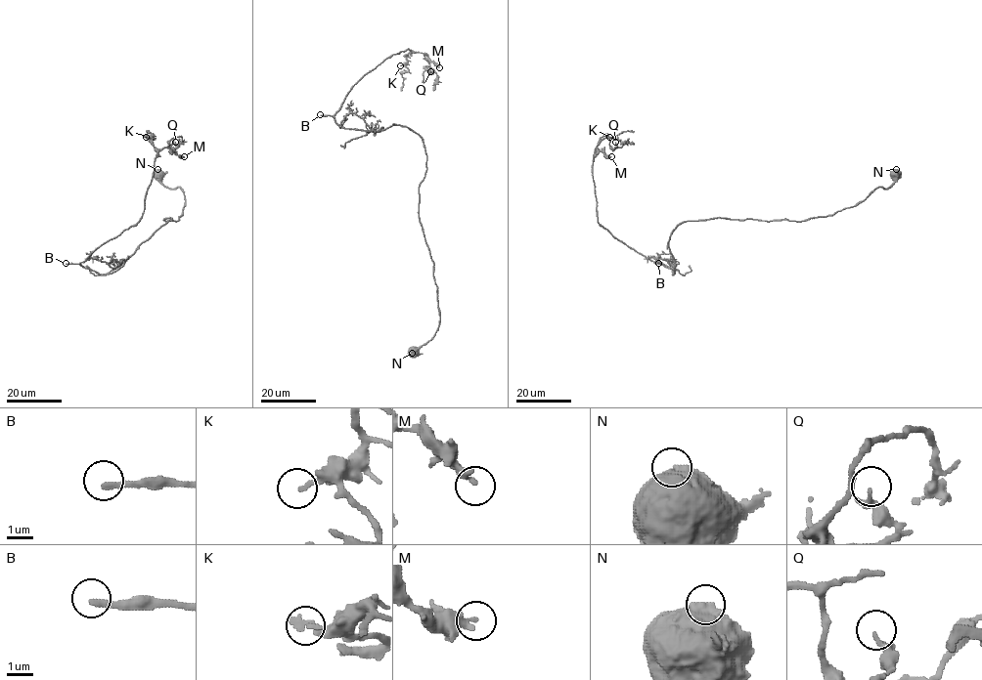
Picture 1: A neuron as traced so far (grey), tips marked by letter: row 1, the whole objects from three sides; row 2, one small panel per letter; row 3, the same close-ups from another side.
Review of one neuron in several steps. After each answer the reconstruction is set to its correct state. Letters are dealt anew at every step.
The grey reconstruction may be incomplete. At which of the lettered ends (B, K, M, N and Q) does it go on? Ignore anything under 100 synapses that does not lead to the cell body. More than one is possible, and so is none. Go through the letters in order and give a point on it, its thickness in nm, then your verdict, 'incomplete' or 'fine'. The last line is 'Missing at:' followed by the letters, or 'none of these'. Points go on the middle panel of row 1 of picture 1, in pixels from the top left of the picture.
B: at (320, 114); 240 nm thick; incomplete
K: at (400, 65); 180 nm thick; fine
M: at (439, 67); 280 nm thick; fine
N: at (412, 353); 950 nm thick; fine
Q: at (430, 71); 260 nm thick; fine
Missing at: B

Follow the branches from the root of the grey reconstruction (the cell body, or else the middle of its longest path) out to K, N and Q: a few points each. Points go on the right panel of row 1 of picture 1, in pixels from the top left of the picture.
K: (671, 253), (673, 275), (666, 265), (638, 253), (599, 223), (592, 163), (599, 140), (609, 137)
N: (671, 253), (669, 236), (682, 223), (717, 218), (803, 221), (833, 215), (879, 187), (887, 189), (896, 169)
Q: (671, 253), (673, 275), (666, 265), (638, 253), (598, 222), (594, 152), (605, 138), (612, 148), (615, 142)

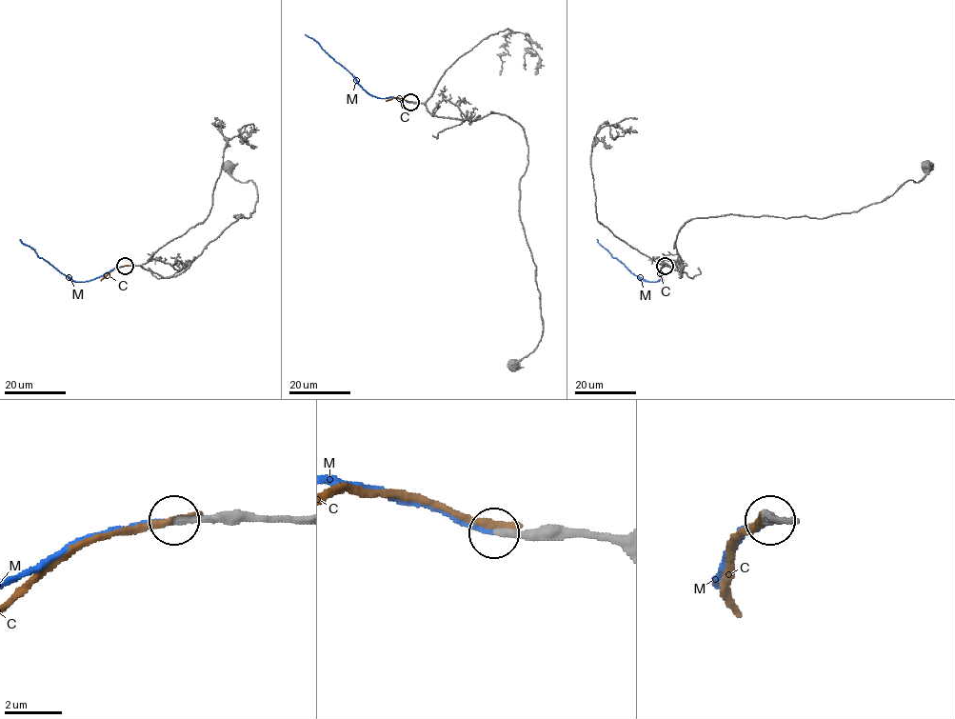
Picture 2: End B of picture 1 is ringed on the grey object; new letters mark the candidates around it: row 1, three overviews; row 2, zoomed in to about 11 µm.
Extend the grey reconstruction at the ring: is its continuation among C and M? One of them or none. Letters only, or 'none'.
M

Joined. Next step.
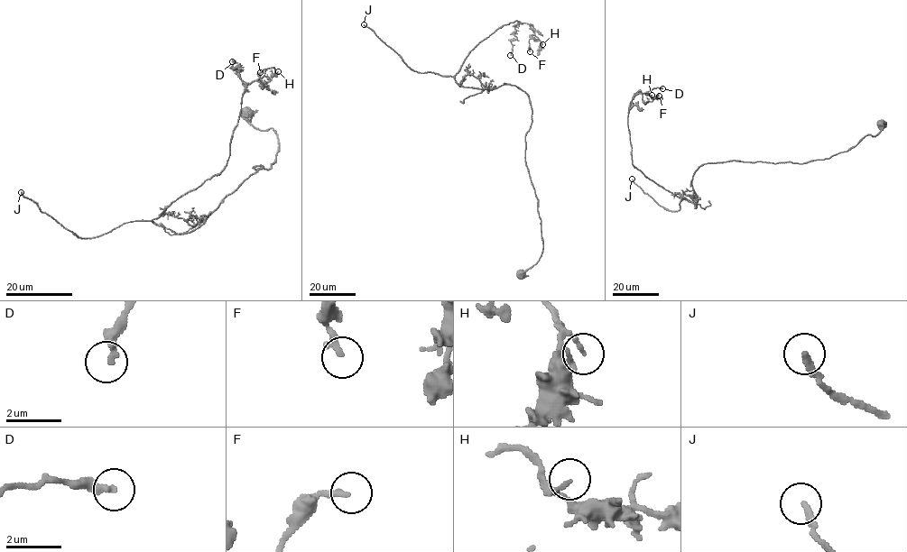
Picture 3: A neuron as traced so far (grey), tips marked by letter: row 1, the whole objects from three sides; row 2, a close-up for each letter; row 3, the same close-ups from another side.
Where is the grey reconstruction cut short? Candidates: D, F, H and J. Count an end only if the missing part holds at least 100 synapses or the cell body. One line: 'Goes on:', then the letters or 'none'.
Goes on: J

